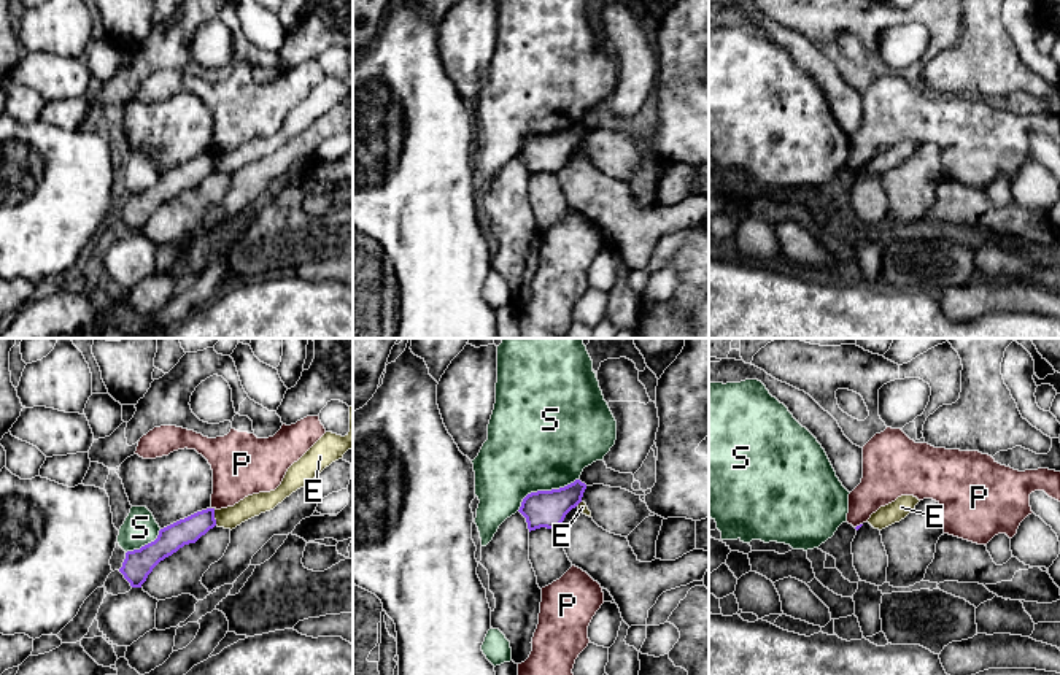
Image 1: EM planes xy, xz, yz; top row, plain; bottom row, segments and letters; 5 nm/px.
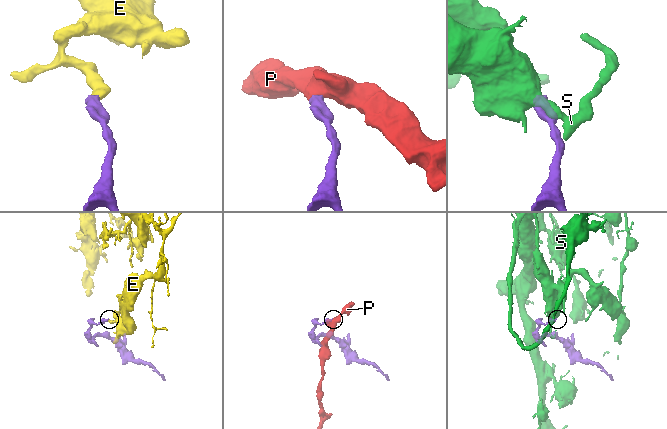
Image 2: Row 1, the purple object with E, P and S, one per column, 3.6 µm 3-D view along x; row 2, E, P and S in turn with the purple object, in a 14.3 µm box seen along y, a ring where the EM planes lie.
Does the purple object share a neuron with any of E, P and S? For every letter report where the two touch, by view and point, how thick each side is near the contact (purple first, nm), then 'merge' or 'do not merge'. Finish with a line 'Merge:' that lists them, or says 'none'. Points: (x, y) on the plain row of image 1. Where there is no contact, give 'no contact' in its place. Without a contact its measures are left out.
E: xy (213, 161) | 140/110 nm | do not merge
P: yz (860, 169) | 20/220 nm | do not merge
S: xz (544, 135) | 190/500 nm | do not merge
Merge: none

